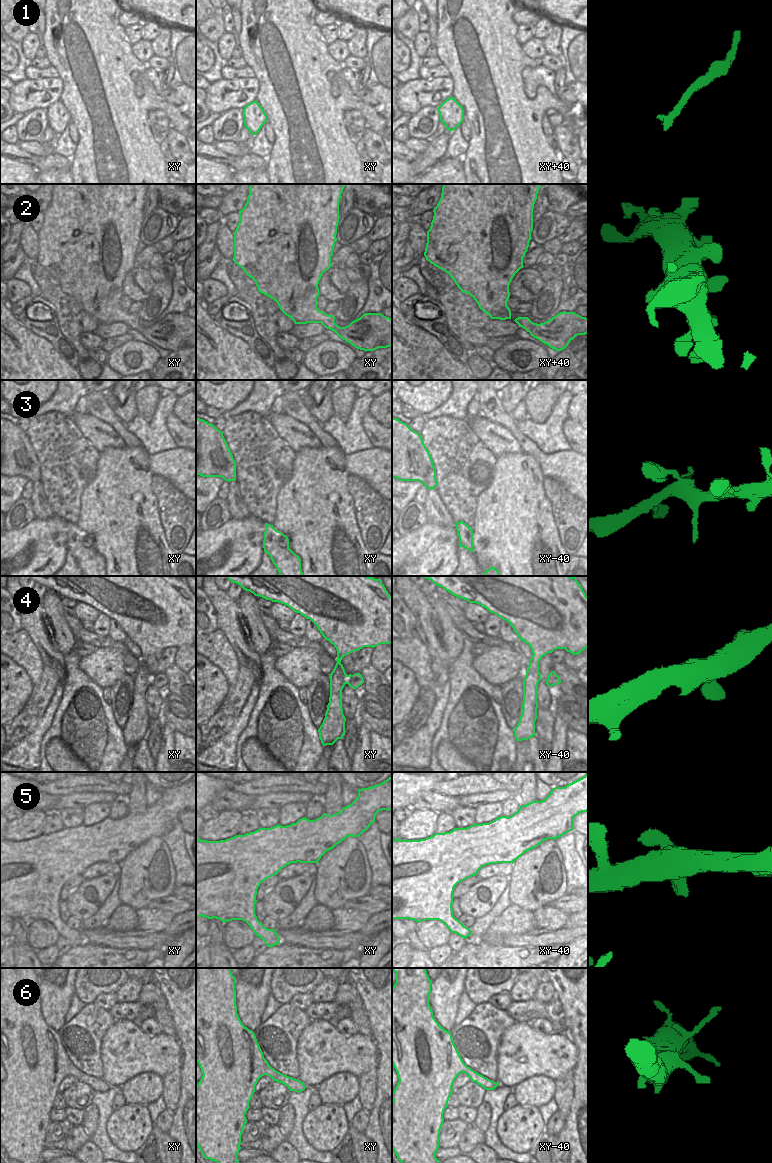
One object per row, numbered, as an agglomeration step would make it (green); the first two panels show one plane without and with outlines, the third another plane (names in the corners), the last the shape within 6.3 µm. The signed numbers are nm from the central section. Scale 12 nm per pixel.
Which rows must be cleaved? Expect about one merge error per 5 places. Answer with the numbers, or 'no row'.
no row.

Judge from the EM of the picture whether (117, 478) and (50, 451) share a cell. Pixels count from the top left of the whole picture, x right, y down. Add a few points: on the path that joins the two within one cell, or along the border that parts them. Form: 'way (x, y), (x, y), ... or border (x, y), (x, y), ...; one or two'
border (100, 453), (95, 468), (95, 477), (83, 490); two

